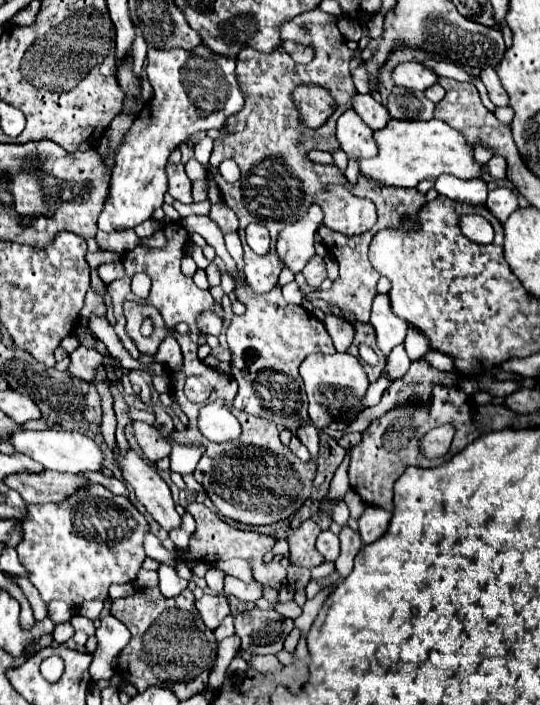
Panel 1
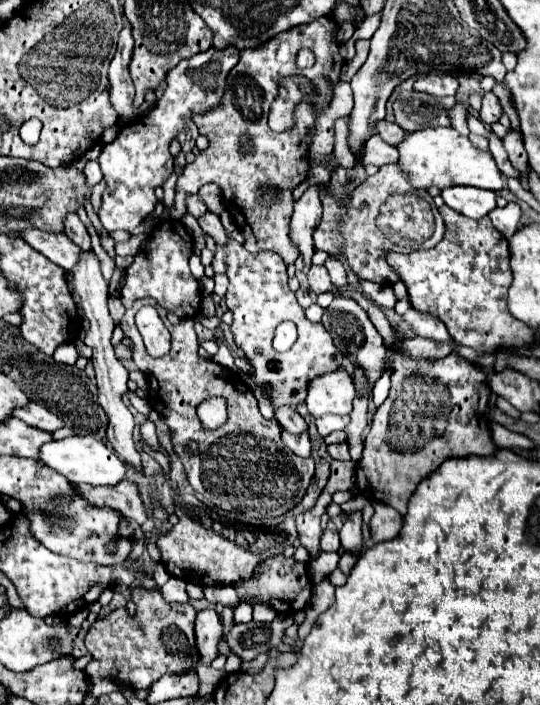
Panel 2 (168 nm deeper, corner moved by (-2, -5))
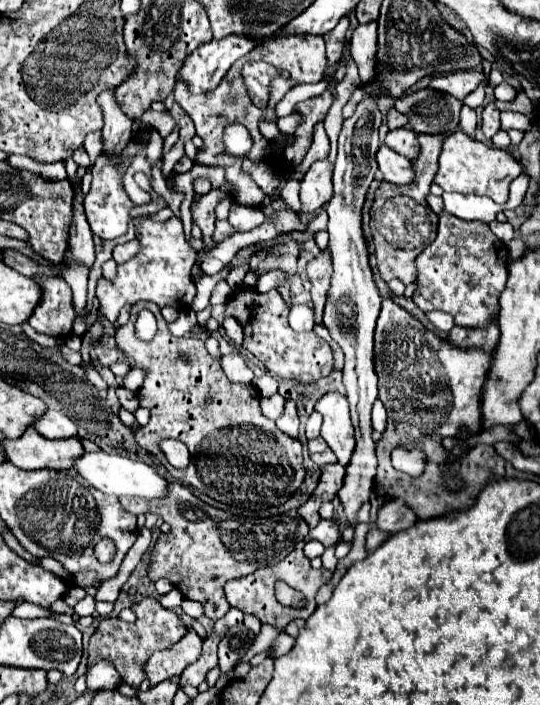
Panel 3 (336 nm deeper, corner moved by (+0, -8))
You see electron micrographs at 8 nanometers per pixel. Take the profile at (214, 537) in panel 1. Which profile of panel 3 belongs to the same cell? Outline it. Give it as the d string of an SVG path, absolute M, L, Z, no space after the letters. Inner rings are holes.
M174 481L168 489L168 497L160 501L144 499L120 499L124 509L140 513L156 513L168 525L170 532L161 533L156 541L156 553L148 559L148 579L158 581L166 577L186 599L204 605L204 615L212 621L224 617L230 609L224 597L224 583L254 573L256 569L280 563L288 553L294 551L296 543L308 535L308 523L298 515L296 509L272 515L260 515L260 525L252 517L236 521L228 517L228 511L210 507L200 501L188 487Z

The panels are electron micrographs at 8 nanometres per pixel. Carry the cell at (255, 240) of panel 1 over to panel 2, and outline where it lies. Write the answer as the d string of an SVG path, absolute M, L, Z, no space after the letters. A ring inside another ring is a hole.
M228 240L224 244L226 252L226 276L230 280L226 292L226 306L234 312L232 334L236 346L244 352L252 372L242 372L242 380L248 390L264 392L272 400L272 408L290 406L296 408L306 400L308 380L336 370L342 364L344 354L334 346L330 334L322 324L314 324L304 316L294 292L288 288L286 264L272 250L262 250L250 254L240 242ZM292 320L298 326L298 340L288 352L276 352L272 346L274 330L280 322Z

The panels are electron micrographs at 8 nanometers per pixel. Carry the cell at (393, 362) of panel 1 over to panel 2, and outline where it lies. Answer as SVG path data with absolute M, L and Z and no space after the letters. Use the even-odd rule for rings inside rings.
M386 360L386 364L384 364L384 374L380 376L380 380L376 380L376 384L374 384L374 390L372 390L372 400L374 400L374 404L376 406L380 406L384 400L386 400L386 396L388 396L388 390L390 390L390 372L392 372L392 364L390 364L390 360Z

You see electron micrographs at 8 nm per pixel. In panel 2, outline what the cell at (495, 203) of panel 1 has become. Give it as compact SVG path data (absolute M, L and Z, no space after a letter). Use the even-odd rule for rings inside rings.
M508 202L504 208L494 208L488 216L490 216L494 228L498 232L502 232L506 238L510 238L518 230L520 206L516 202Z

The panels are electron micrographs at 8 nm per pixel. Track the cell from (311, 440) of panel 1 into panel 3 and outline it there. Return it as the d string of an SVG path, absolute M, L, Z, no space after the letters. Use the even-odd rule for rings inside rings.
M270 395L270 397L260 397L260 409L268 419L278 419L284 409L284 397L282 395Z

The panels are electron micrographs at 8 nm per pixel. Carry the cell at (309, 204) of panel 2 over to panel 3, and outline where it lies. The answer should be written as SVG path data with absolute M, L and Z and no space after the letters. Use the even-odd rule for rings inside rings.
M326 159L314 161L302 179L302 213L316 213L324 203L330 201L332 195L332 163Z

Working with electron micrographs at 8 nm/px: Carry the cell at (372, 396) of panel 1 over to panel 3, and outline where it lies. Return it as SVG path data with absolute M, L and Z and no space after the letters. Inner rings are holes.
M312 413L310 417L308 417L308 423L306 423L306 437L308 439L314 439L314 437L318 437L320 435L320 413Z

